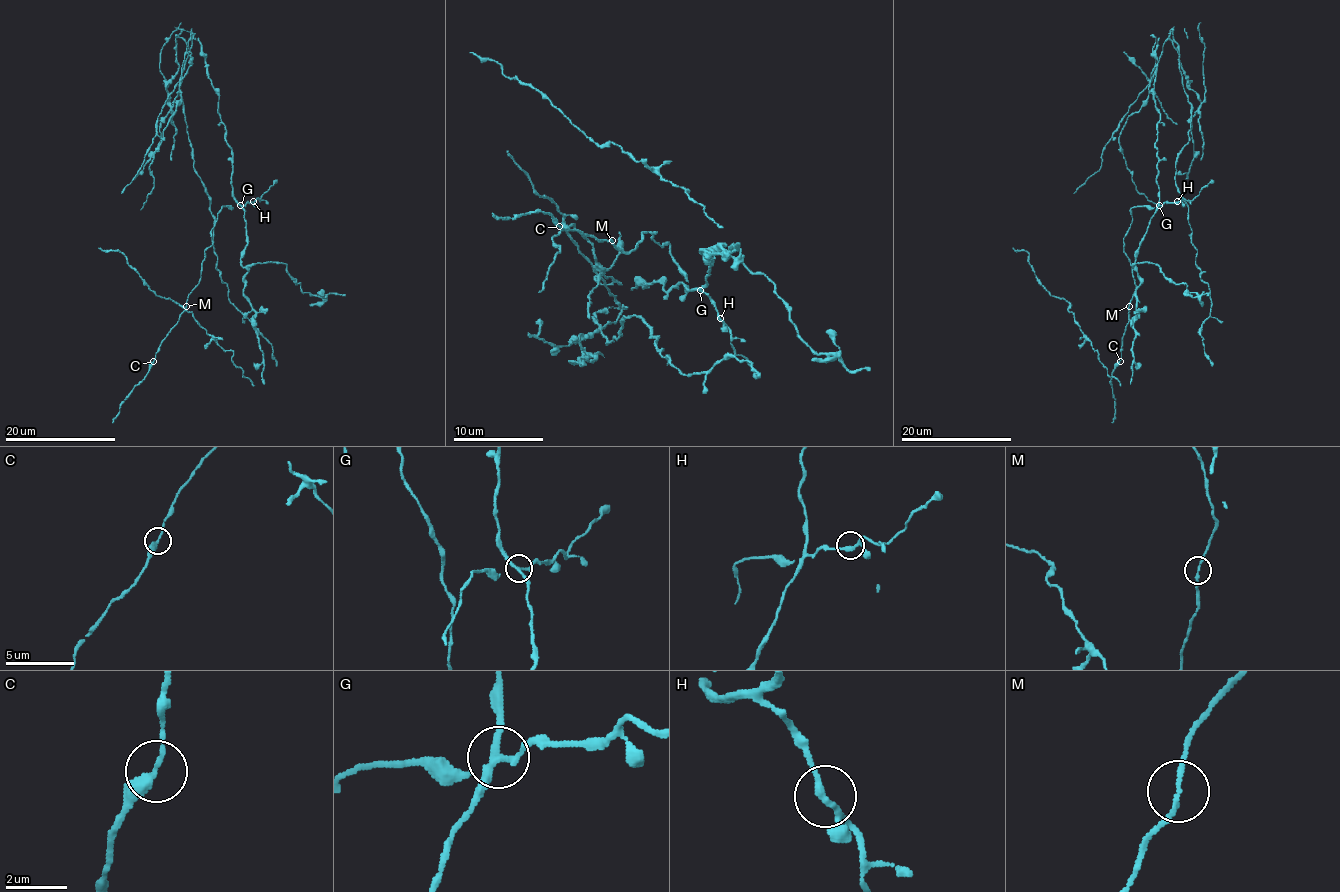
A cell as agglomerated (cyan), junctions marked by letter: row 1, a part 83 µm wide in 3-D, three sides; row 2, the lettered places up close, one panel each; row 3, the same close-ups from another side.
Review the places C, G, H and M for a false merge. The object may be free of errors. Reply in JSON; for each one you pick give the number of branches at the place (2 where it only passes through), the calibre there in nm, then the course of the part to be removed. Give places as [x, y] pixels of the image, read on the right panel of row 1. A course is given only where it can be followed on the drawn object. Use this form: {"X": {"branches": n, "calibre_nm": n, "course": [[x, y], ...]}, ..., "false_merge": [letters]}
{"G": {"branches": 3, "calibre_nm": 220, "course": [[1159, 205], [1154, 55], [1152, 77], [1168, 39], [1189, 103], [1175, 186], [1208, 285], [1200, 335], [1212, 366]]}, "false_merge": ["G"]}

